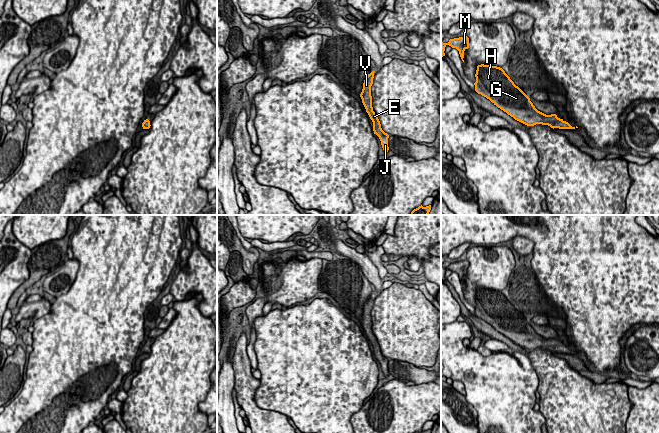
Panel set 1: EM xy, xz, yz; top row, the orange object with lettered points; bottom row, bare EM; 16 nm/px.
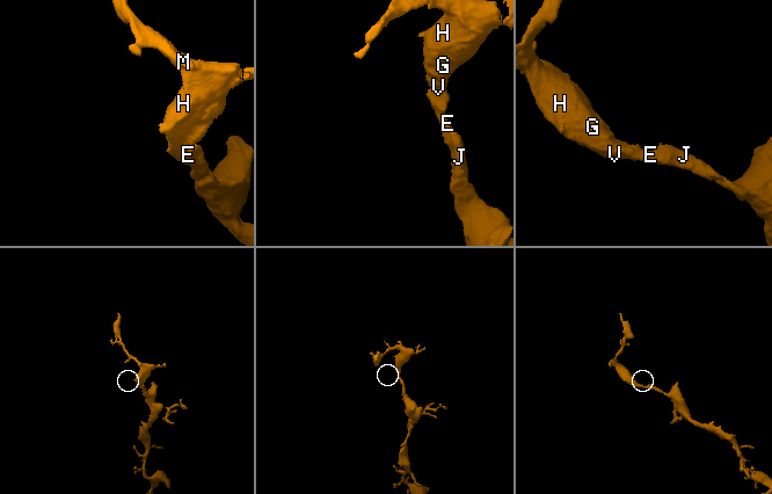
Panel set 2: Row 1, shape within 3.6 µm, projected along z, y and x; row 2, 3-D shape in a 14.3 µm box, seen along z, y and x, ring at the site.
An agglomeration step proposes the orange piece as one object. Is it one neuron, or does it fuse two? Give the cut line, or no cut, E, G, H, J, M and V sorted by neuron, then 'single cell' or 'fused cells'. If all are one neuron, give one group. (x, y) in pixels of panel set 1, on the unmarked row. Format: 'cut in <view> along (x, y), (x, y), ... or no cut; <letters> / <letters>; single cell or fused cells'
no cut; E G H J M V; single cell

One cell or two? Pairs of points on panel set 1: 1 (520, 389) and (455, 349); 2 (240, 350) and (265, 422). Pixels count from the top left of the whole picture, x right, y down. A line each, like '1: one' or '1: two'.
1: one
2: one

